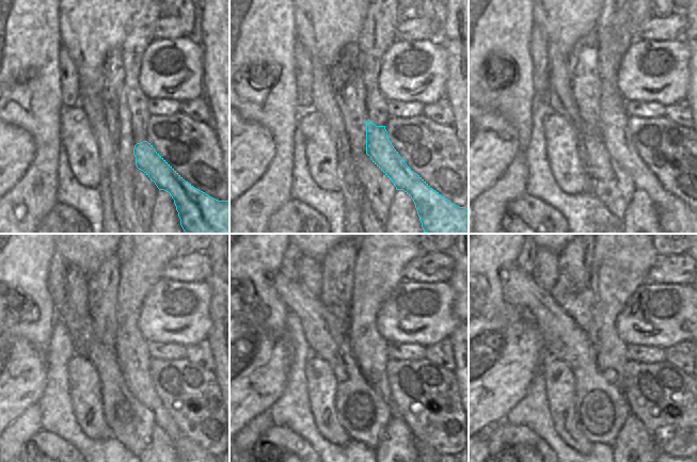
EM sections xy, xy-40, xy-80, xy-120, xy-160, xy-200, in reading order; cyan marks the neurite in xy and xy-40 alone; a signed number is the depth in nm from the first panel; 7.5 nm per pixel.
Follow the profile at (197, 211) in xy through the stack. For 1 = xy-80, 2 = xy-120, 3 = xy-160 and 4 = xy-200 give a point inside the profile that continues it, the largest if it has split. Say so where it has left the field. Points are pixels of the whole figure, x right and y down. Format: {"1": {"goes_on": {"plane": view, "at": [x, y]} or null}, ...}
{"1": {"goes_on": {"plane": "xy-80", "at": [671, 211]}}, "2": {"goes_on": {"plane": "xy-120", "at": [143, 269]}}, "3": {"goes_on": {"plane": "xy-160", "at": [382, 255]}}, "4": {"goes_on": {"plane": "xy-200", "at": [623, 255]}}}

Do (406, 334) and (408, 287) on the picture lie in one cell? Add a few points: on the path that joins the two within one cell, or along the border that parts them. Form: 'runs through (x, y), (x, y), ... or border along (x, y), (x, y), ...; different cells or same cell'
runs through (428, 327), (441, 304), (440, 292), (430, 287); same cell

